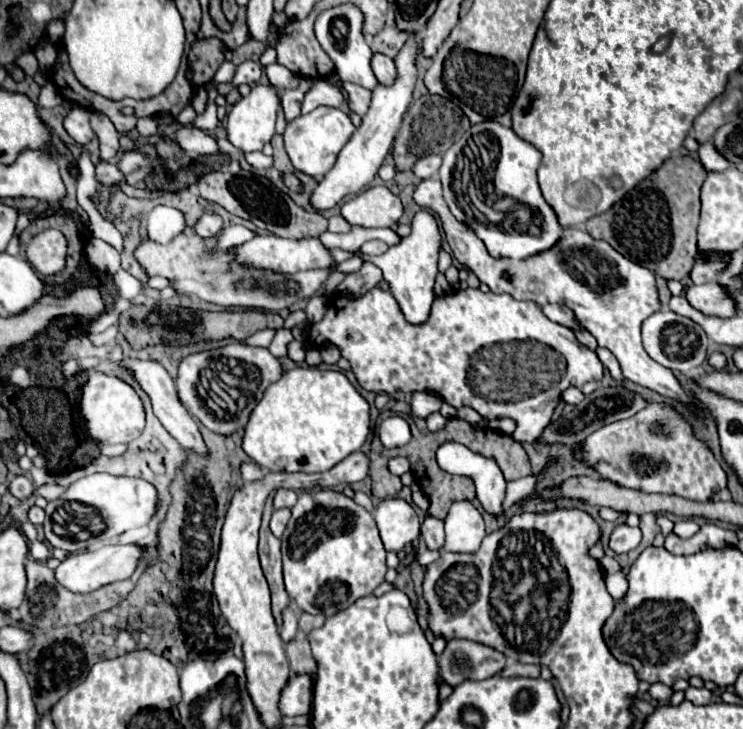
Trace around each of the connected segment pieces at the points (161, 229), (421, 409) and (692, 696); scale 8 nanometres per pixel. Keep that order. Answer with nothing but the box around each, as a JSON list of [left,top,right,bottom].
[[148,205,186,243],[412,393,442,419],[686,687,712,705]]

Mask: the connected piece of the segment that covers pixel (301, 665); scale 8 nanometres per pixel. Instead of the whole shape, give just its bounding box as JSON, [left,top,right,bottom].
[286,641,316,675]

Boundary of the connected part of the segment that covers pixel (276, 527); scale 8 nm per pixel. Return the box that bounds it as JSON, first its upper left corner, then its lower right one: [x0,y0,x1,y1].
[270,509,290,537]

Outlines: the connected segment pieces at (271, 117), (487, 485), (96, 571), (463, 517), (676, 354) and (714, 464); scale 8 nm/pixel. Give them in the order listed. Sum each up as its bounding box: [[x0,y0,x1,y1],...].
[[226,85,278,153],[436,442,506,519],[54,545,140,593],[444,501,486,553],[642,309,708,373],[582,403,726,501]]

